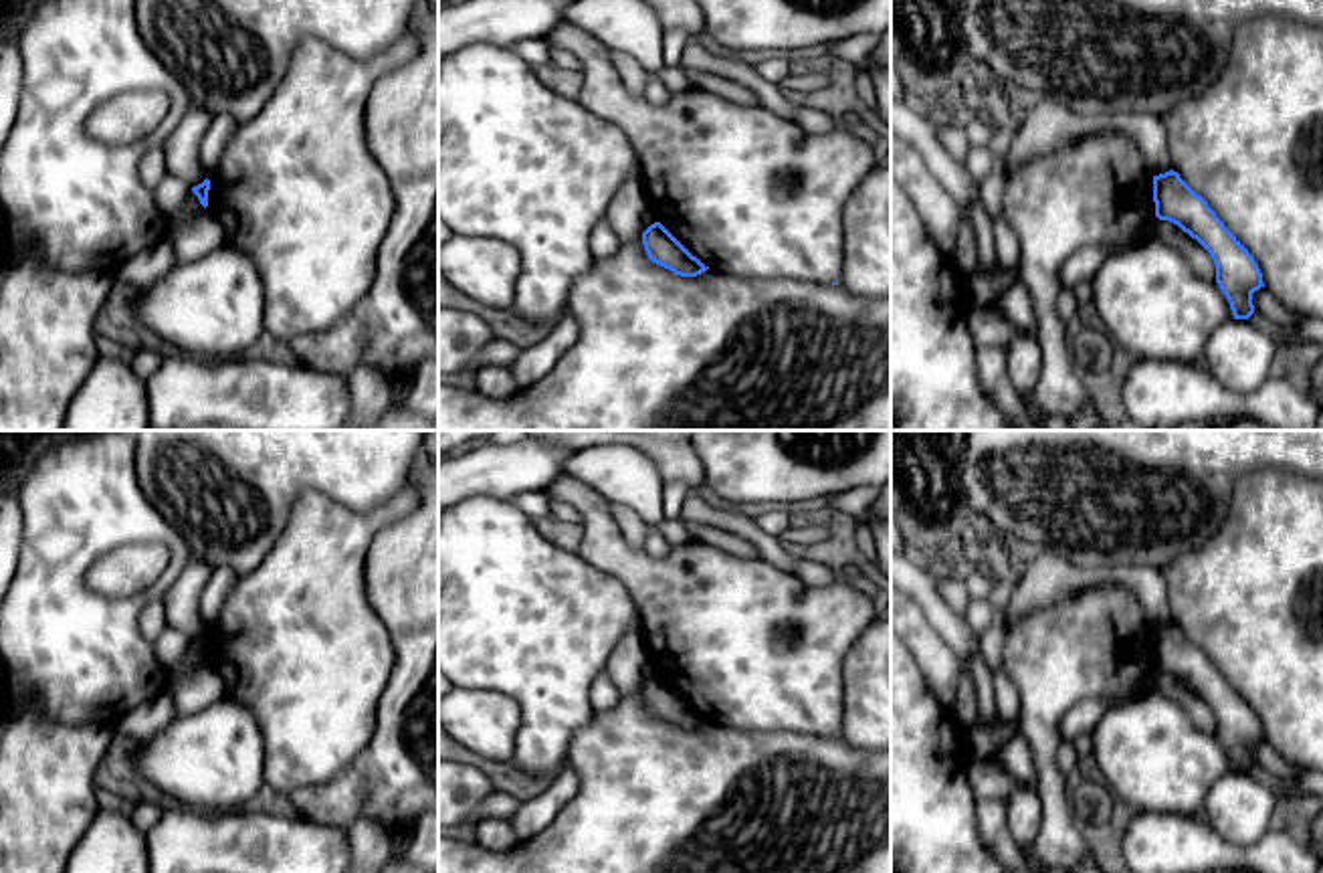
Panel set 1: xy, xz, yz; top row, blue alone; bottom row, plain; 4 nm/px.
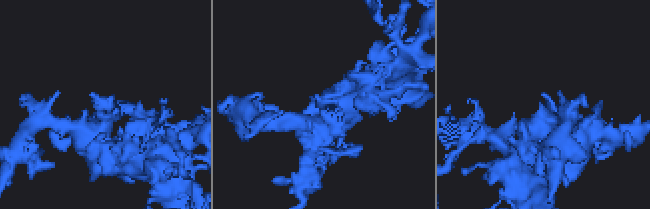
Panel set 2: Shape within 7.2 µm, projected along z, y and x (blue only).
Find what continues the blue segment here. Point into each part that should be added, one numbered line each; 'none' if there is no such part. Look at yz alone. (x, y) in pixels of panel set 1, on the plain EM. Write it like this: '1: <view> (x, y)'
none

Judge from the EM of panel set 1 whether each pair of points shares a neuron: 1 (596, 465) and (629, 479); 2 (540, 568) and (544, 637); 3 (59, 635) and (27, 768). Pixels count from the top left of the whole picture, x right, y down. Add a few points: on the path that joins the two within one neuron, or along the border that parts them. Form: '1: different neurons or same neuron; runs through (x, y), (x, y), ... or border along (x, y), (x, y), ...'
1: same neuron; runs through (604, 467), (621, 471)
2: same neuron; runs through (540, 585), (540, 621)
3: different neurons; border along (21, 712), (35, 704), (49, 720), (87, 726)

